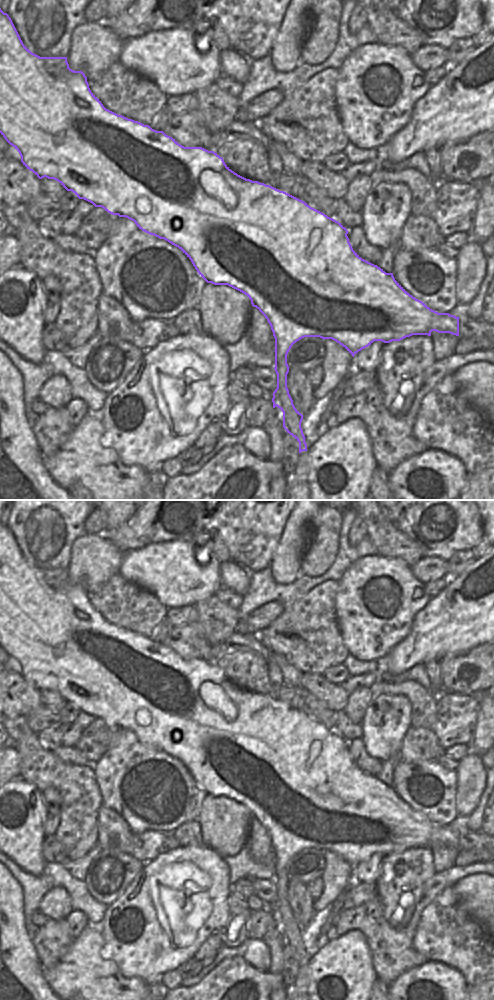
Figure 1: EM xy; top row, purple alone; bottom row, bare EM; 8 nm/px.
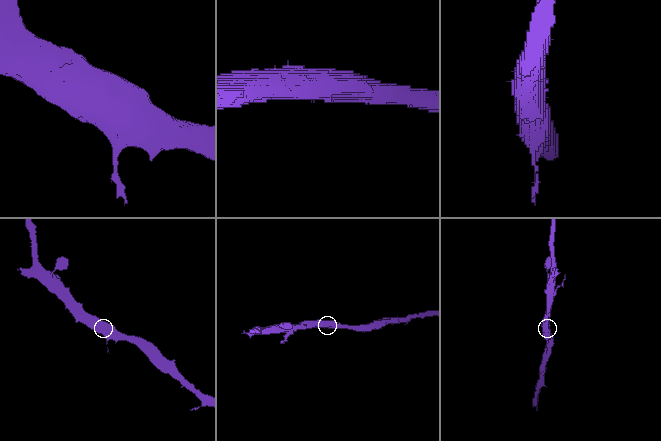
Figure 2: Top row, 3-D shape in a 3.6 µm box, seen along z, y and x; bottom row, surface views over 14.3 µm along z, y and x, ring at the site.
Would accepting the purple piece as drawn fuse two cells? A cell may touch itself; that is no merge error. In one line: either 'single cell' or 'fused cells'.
single cell

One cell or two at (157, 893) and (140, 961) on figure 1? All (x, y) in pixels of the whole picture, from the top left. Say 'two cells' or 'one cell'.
one cell

